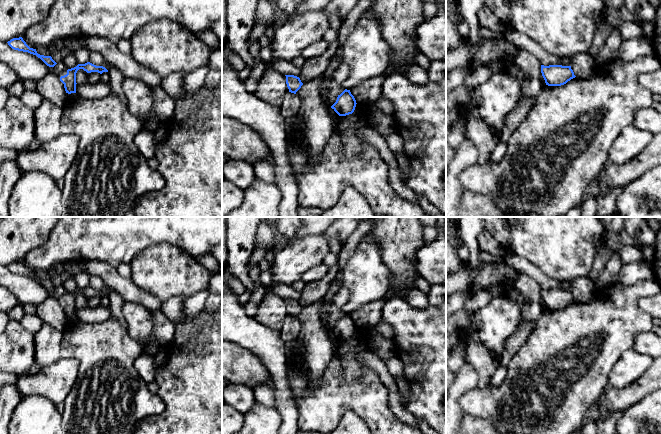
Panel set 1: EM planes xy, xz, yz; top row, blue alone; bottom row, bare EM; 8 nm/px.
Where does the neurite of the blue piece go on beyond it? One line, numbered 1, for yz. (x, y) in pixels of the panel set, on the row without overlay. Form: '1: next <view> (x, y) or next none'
1: next none

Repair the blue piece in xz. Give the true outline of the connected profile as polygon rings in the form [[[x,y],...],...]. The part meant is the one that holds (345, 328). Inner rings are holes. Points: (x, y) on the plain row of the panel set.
[[[345,313],[340,319],[338,319],[336,326],[331,332],[339,340],[346,340],[354,336],[356,328],[356,324],[350,314]]]

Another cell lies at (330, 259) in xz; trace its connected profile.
[[[329,252],[323,259],[323,264],[326,265],[329,269],[331,269],[334,265],[337,264],[338,255]]]

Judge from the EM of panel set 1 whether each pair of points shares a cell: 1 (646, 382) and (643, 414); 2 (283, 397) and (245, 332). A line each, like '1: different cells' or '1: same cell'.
1: different cells
2: same cell

